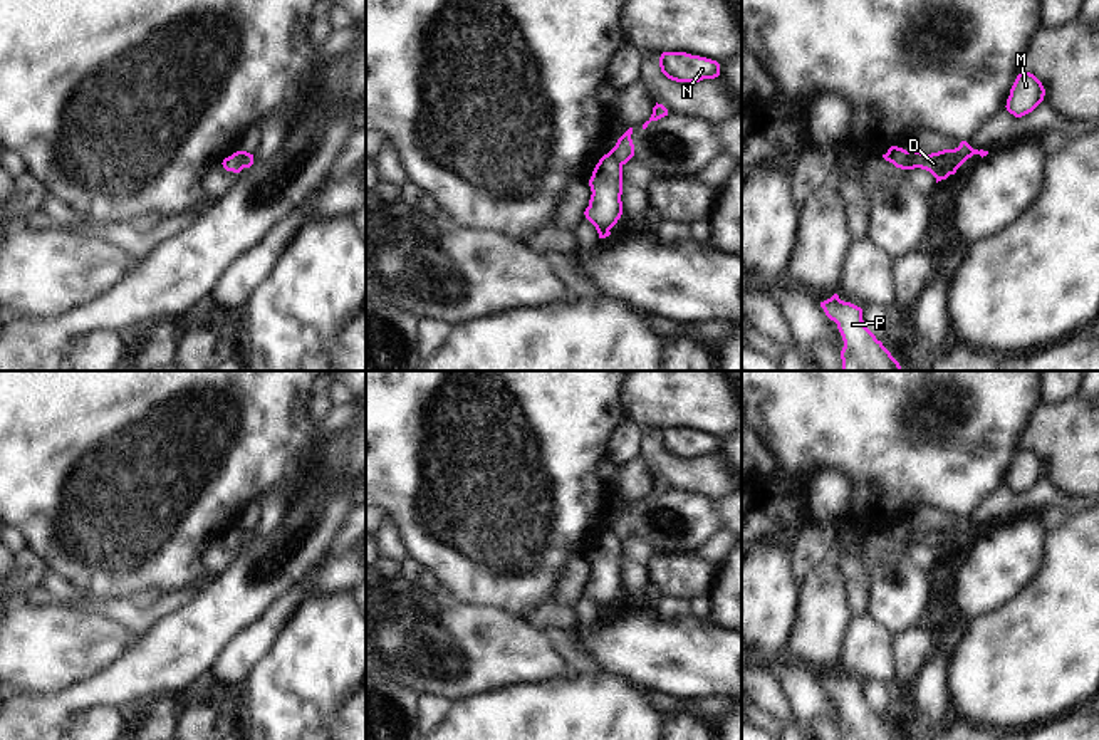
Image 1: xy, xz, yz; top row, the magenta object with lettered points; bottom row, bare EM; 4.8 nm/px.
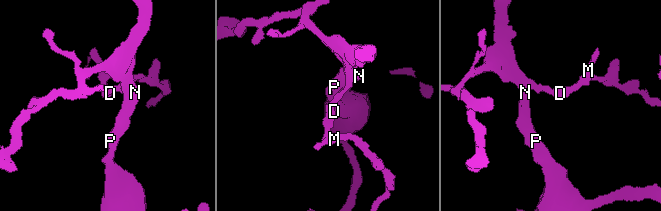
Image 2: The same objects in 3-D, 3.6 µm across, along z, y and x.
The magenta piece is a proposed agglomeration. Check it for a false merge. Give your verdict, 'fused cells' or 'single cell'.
fused cells

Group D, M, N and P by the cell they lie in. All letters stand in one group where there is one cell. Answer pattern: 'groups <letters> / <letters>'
groups D M / N P

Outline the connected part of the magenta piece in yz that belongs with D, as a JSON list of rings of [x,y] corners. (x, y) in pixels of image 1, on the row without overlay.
[[[961,517],[955,525],[943,525],[931,530],[908,525],[906,545],[926,545],[936,554],[938,559],[941,555],[946,555],[950,550],[955,550],[956,545],[973,530],[980,530],[983,534],[988,530],[988,527],[973,525],[966,517]]]

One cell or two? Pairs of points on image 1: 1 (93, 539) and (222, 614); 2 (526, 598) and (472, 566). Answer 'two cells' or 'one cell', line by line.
1: two cells
2: one cell

